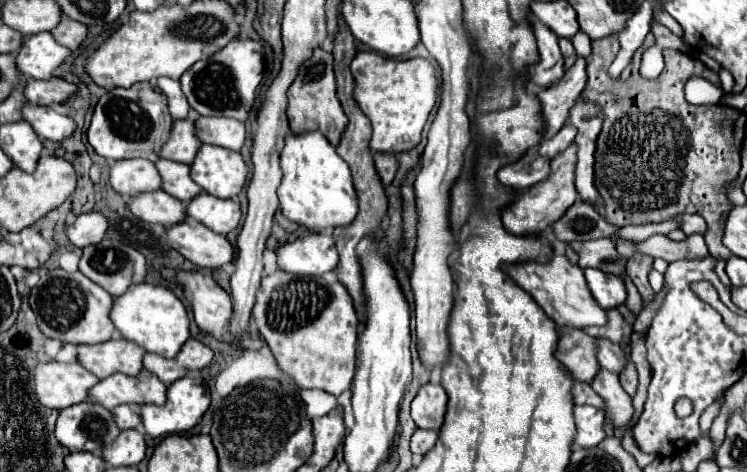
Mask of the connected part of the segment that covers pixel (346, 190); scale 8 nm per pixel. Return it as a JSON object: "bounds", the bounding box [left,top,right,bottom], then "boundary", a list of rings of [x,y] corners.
{"bounds":[277,131,357,233],"boundary":[[[319,131],[303,135],[291,133],[285,137],[285,147],[281,153],[281,171],[283,179],[277,189],[277,195],[281,213],[287,219],[315,233],[349,225],[355,219],[357,193],[353,191],[351,171],[347,163],[337,155],[333,145]]]}

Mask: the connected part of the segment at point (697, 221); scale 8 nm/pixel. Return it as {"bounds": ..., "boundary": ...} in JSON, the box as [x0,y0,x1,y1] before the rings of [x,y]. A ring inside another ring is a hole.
{"bounds":[675,215,707,235],"boundary":[[[679,215],[675,219],[681,221],[681,229],[685,231],[685,235],[693,235],[693,233],[701,233],[703,235],[707,231],[707,223],[699,215]]]}

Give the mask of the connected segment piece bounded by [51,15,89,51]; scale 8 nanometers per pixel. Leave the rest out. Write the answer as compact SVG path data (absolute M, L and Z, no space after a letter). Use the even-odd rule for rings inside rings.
M63 15L61 17L61 21L59 21L59 25L51 31L53 33L53 37L61 43L61 45L65 45L65 47L69 47L69 49L79 49L81 47L81 43L85 41L85 37L87 37L87 25L83 25L83 23L79 23L79 21L73 21L73 19L69 19L67 15Z

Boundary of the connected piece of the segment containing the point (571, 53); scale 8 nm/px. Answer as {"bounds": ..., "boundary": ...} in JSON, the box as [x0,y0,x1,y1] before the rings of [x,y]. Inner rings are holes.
{"bounds":[559,39,577,69],"boundary":[[[559,39],[559,47],[561,47],[563,59],[565,59],[565,69],[569,69],[569,67],[575,63],[575,59],[577,59],[575,49],[573,49],[573,45],[571,45],[571,39]]]}

